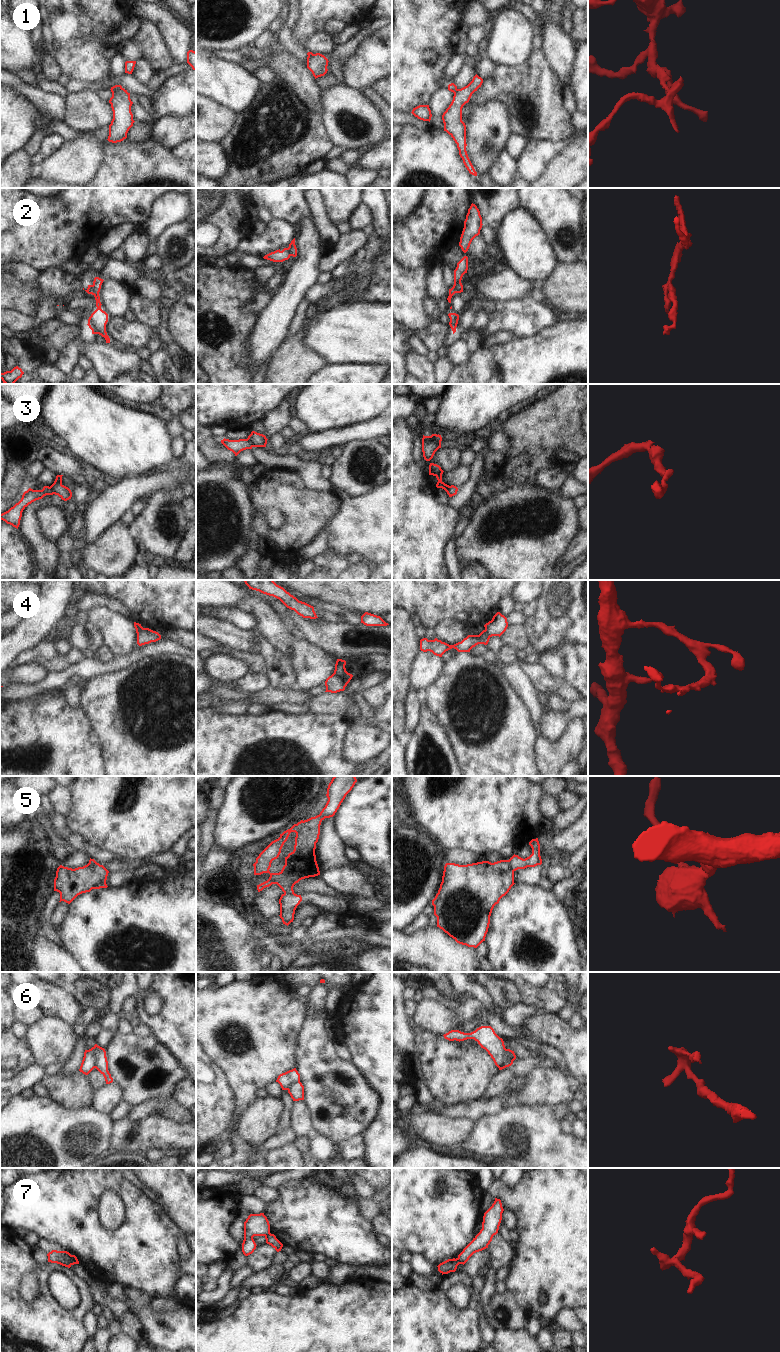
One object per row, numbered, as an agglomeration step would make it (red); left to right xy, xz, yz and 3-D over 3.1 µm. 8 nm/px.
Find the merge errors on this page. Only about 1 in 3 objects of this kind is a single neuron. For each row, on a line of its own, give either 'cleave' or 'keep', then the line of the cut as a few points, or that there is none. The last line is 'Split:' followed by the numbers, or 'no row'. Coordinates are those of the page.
1: cleave | xy (121, 87), (112, 94)
2: cleave | xz (287, 248), (290, 255)
3: cleave | xz (246, 439), (252, 446)
4: cleave | xz (333, 673), (338, 675), (346, 685)
5: cleave | yz (507, 860), (513, 871)
6: cleave | yz (506, 1049), (504, 1052), (505, 1061), (498, 1067)
7: cleave | yz (457, 1258), (459, 1263)
Split: 1, 2, 3, 4, 5, 6, 7

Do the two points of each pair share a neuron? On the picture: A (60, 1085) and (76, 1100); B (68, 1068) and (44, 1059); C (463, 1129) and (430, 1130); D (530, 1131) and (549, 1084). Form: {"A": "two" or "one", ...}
{"A": "one", "B": "two", "C": "one", "D": "two"}

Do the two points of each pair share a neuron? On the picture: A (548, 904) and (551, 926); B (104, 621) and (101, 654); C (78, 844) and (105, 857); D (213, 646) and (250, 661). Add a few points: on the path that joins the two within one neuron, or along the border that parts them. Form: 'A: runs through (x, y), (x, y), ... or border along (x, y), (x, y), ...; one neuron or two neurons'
A: runs through (548, 909), (548, 921); one neuron
B: border along (103, 645), (113, 654); two neurons
C: runs through (85, 848), (98, 855); one neuron
D: runs through (222, 650), (241, 655); one neuron

